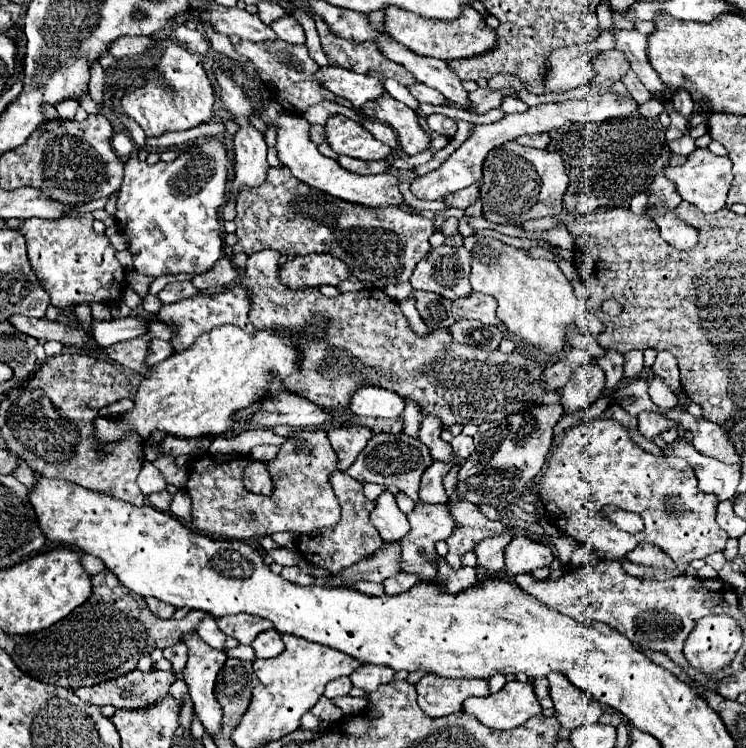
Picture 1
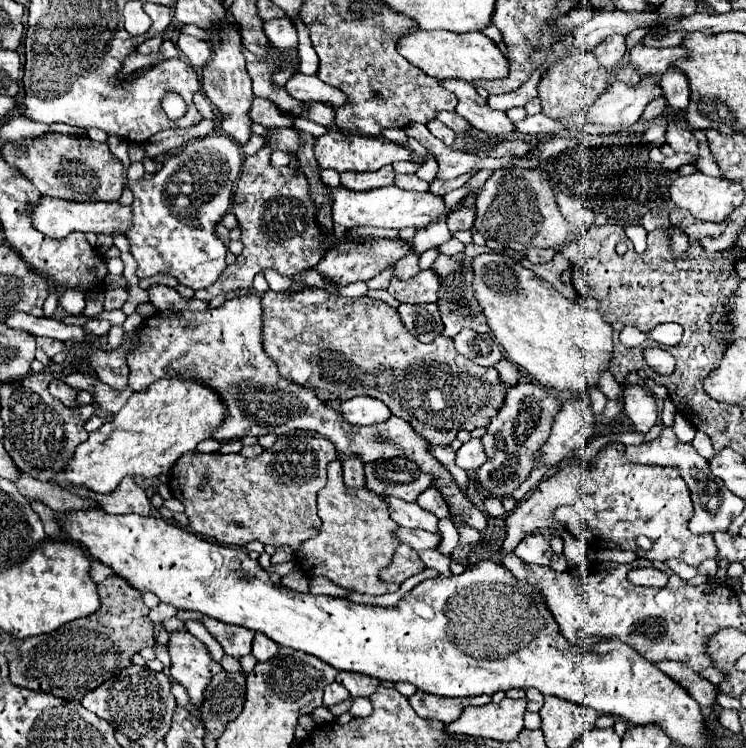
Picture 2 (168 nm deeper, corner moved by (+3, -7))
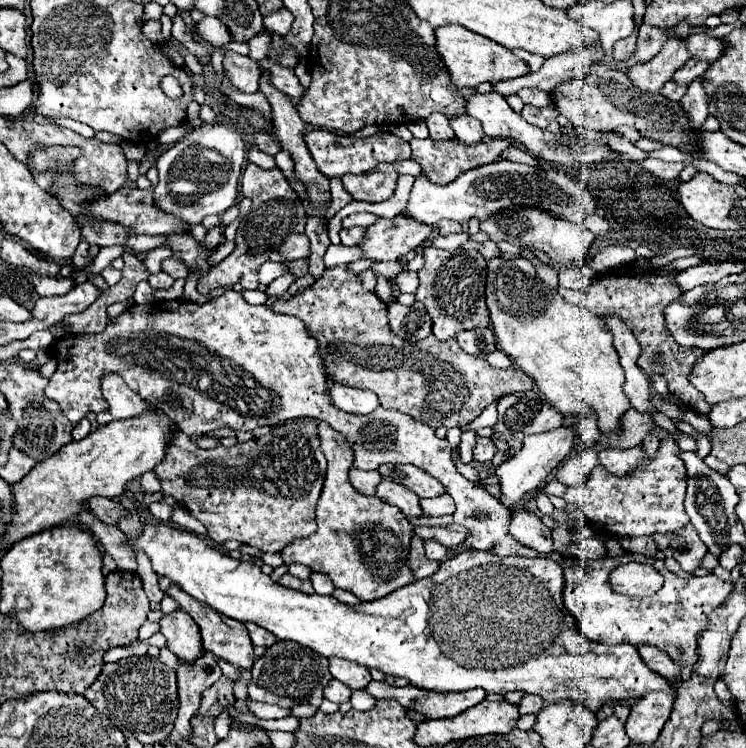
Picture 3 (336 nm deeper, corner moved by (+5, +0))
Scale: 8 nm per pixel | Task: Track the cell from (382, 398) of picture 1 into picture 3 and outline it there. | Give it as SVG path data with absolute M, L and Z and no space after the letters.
M333 383L329 395L333 405L337 405L345 413L355 413L355 415L367 415L379 405L379 399L373 391L353 389L341 383Z

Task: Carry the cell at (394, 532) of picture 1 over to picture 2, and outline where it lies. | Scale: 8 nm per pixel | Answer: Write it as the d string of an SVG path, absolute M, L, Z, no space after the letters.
M395 528L395 536L409 544L413 550L427 550L427 548L437 548L441 542L439 534L431 534L425 530L413 530L413 528Z

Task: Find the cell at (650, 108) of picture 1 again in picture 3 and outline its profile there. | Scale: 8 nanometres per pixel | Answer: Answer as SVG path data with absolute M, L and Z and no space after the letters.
M665 83L663 89L661 89L661 95L665 95L667 99L673 99L673 101L679 101L683 95L687 93L687 87L679 87L677 83Z

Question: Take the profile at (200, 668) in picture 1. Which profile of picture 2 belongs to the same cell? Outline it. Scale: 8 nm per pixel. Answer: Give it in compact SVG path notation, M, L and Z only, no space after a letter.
M187 630L171 632L169 656L171 656L171 676L181 686L185 686L191 702L201 708L207 684L217 672L223 670L223 666L215 662L207 646Z

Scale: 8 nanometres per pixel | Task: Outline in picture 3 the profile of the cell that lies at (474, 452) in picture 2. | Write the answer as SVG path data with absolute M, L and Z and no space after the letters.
M477 437L477 445L473 449L473 459L477 463L489 463L493 459L493 453L497 453L497 447L489 437Z

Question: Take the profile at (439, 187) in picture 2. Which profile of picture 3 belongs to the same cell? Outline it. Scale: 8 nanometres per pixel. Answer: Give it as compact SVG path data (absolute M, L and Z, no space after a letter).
M413 139L411 141L411 149L413 149L413 155L411 155L411 161L419 163L421 169L423 169L423 175L431 181L431 183L437 183L437 185L445 185L445 183L451 183L457 175L469 171L469 169L475 169L475 167L481 167L481 165L487 165L487 163L493 163L499 159L501 151L509 147L509 141L507 139L489 139L489 141L481 141L477 145L465 145L457 139L449 139L449 141L433 141L433 139Z

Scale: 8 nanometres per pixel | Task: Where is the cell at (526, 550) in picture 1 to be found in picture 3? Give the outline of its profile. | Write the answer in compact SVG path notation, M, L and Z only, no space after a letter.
M515 509L511 513L509 531L525 547L537 549L541 553L551 553L553 551L551 531L543 525L543 521L535 513L531 513L527 509Z

